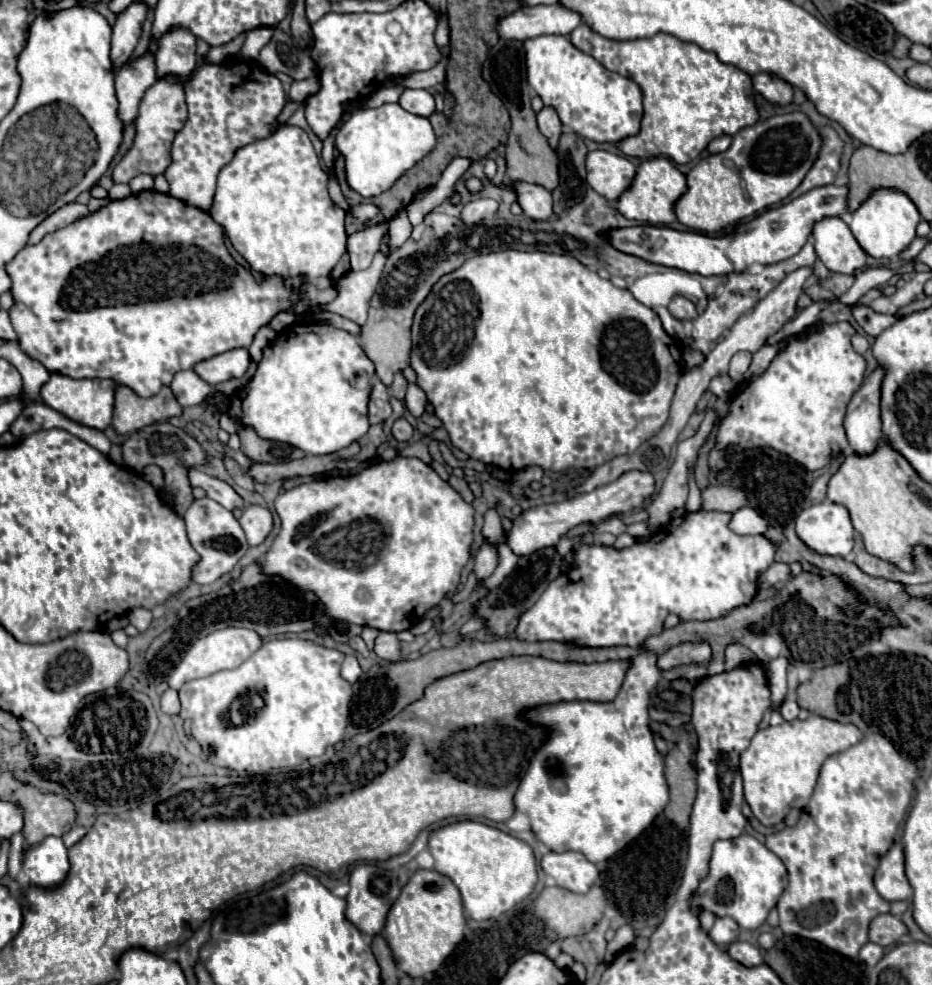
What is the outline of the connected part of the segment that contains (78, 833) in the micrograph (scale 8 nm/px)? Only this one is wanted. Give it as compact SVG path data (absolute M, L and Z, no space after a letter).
M71 827L65 835L63 835L63 843L65 843L65 847L71 847L71 845L75 845L83 835L85 835L87 831L83 829L83 827Z

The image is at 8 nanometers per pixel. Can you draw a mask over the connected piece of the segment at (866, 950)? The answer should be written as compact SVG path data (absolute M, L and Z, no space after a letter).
M867 943L865 947L861 947L858 958L860 962L873 967L873 965L883 957L883 953L885 953L885 949L883 949L881 945L877 945L877 943Z

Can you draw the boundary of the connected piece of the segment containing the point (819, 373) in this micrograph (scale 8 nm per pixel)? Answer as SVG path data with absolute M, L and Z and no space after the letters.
M849 323L821 325L821 329L809 335L803 341L791 341L787 347L773 359L769 369L751 381L747 387L737 391L731 401L729 415L719 423L717 445L709 455L711 469L723 467L723 455L727 445L737 445L739 449L747 447L775 447L777 451L789 455L797 463L803 463L807 469L815 471L829 465L839 453L849 453L849 441L845 439L845 411L851 395L859 389L865 375L865 361L851 347L851 335L855 329Z

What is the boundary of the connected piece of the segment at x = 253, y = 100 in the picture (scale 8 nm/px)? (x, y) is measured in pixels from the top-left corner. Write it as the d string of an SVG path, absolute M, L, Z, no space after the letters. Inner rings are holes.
M197 39L197 69L185 85L187 121L173 141L173 163L165 171L171 187L169 195L193 207L209 209L215 193L217 175L227 165L233 153L261 137L269 137L277 125L277 115L285 105L281 81L265 71L257 61L251 63L209 63L209 45ZM243 75L261 75L261 81L245 79Z

